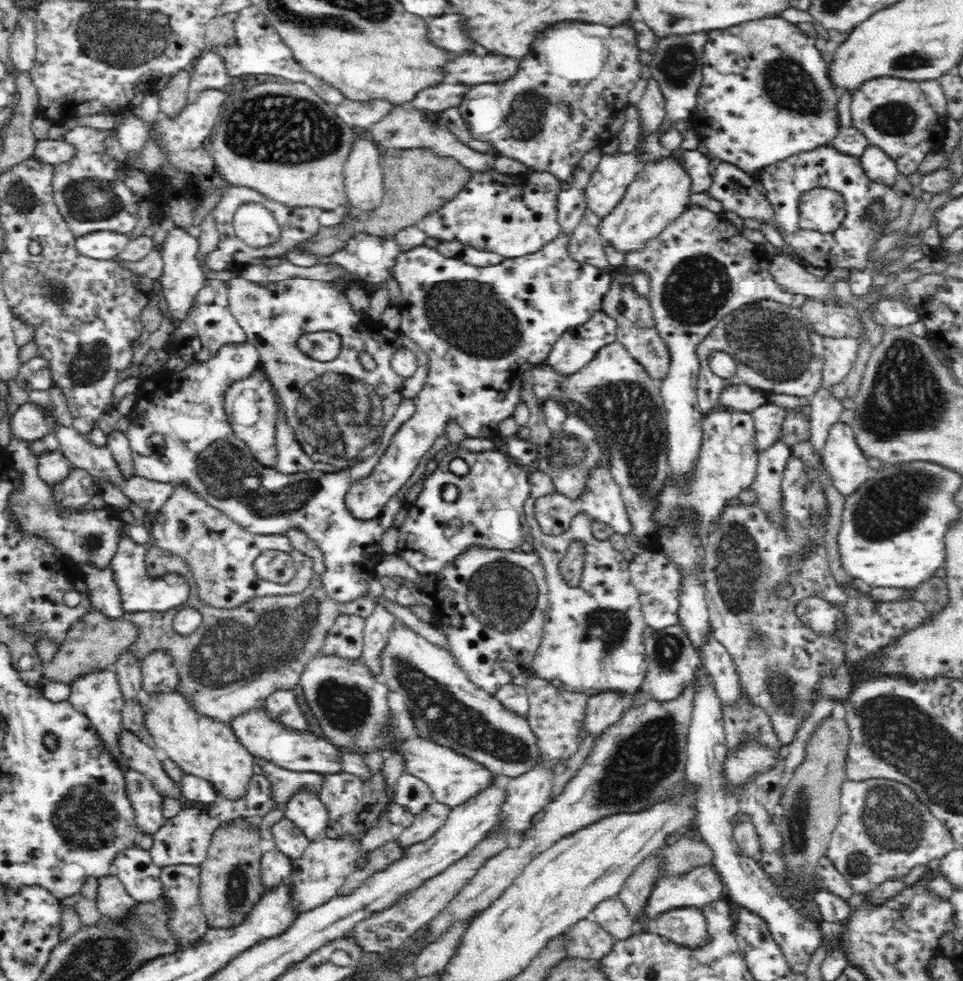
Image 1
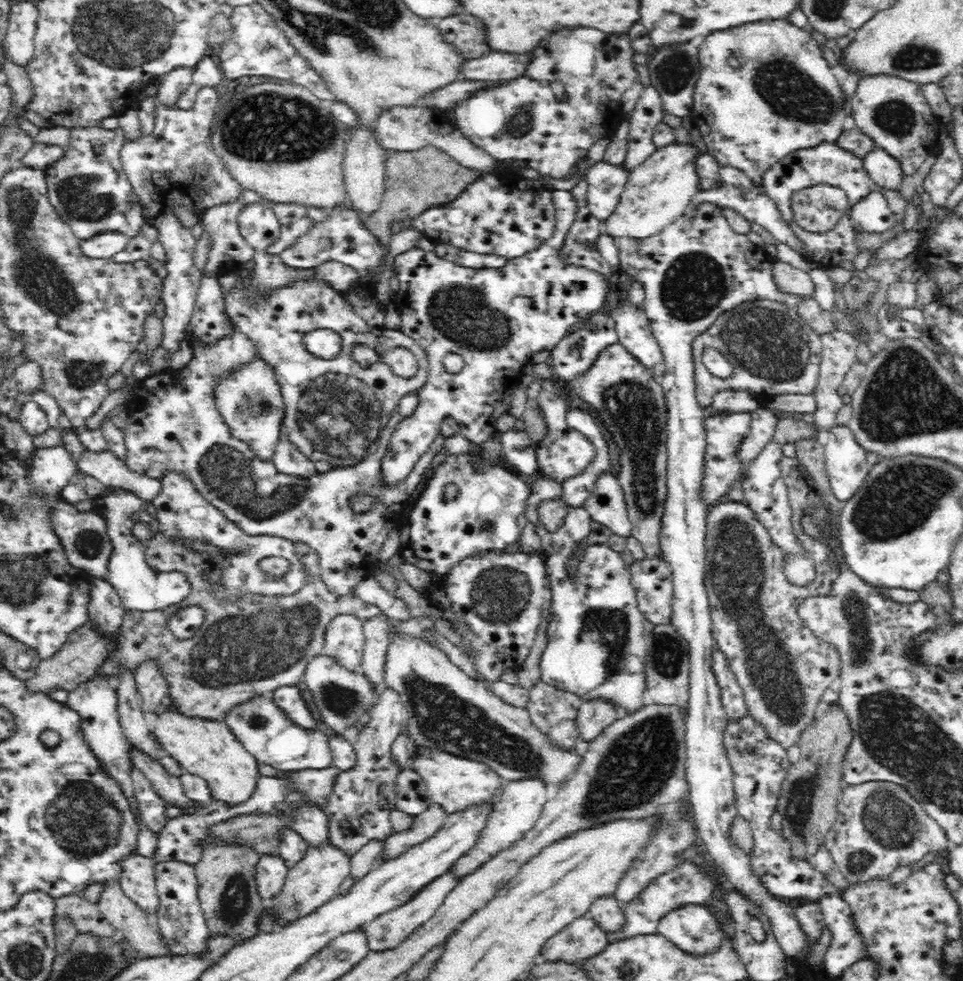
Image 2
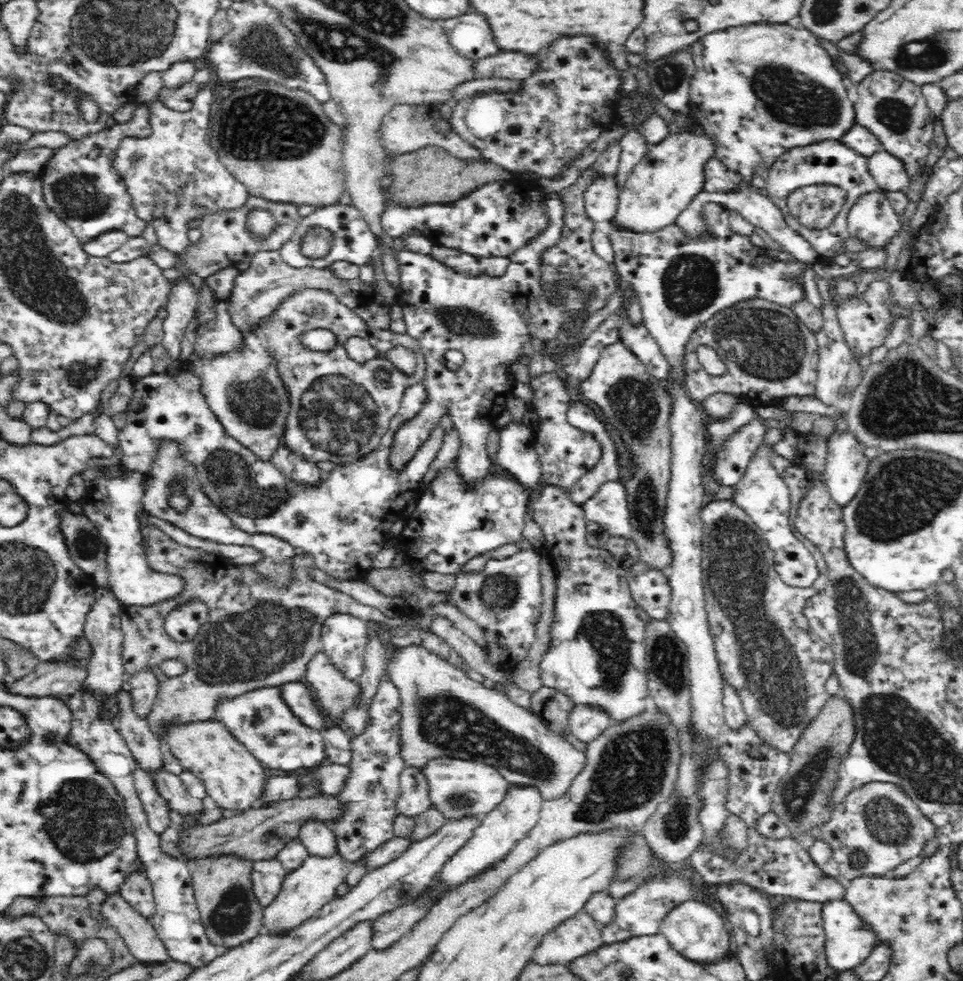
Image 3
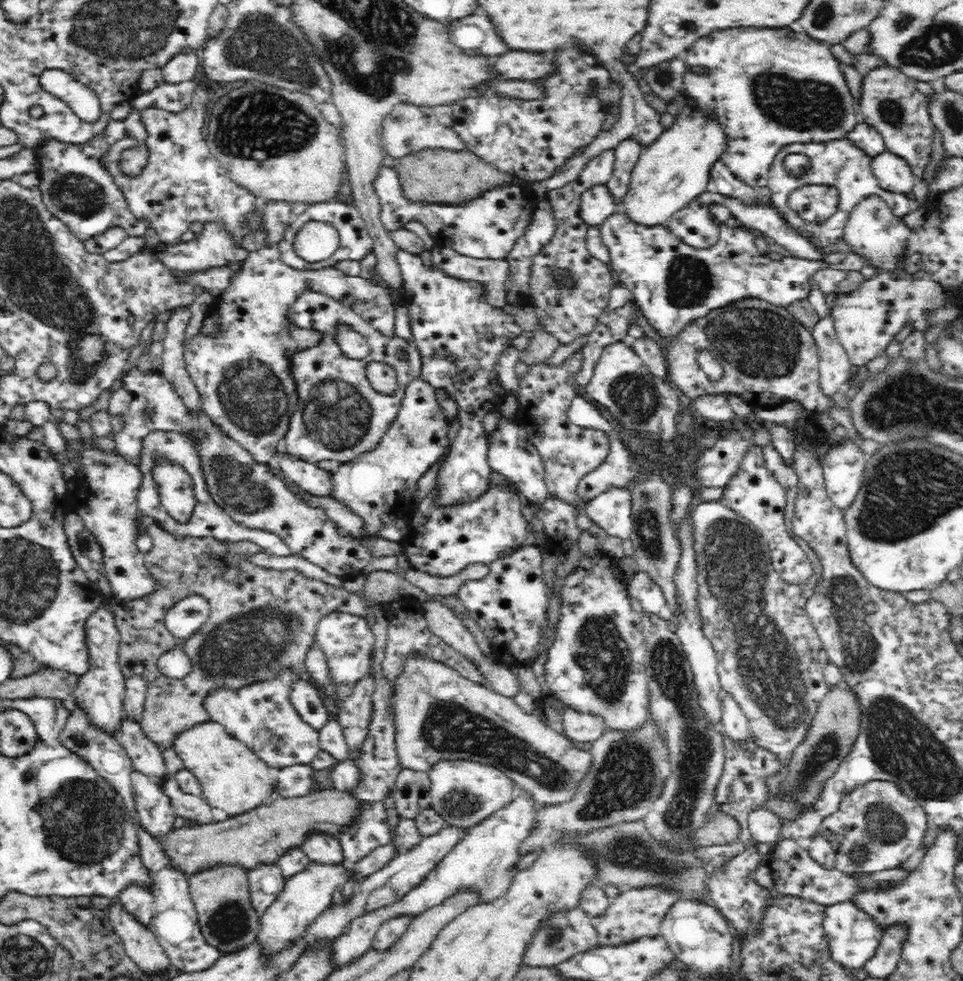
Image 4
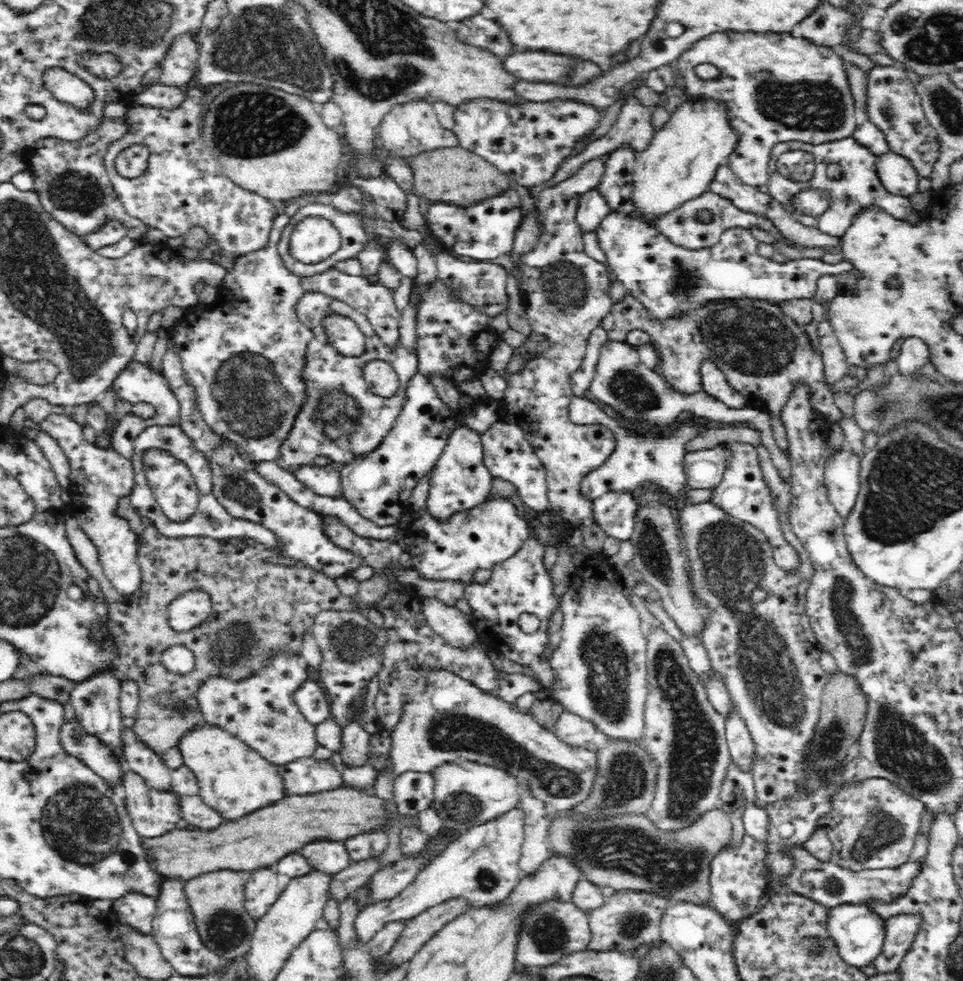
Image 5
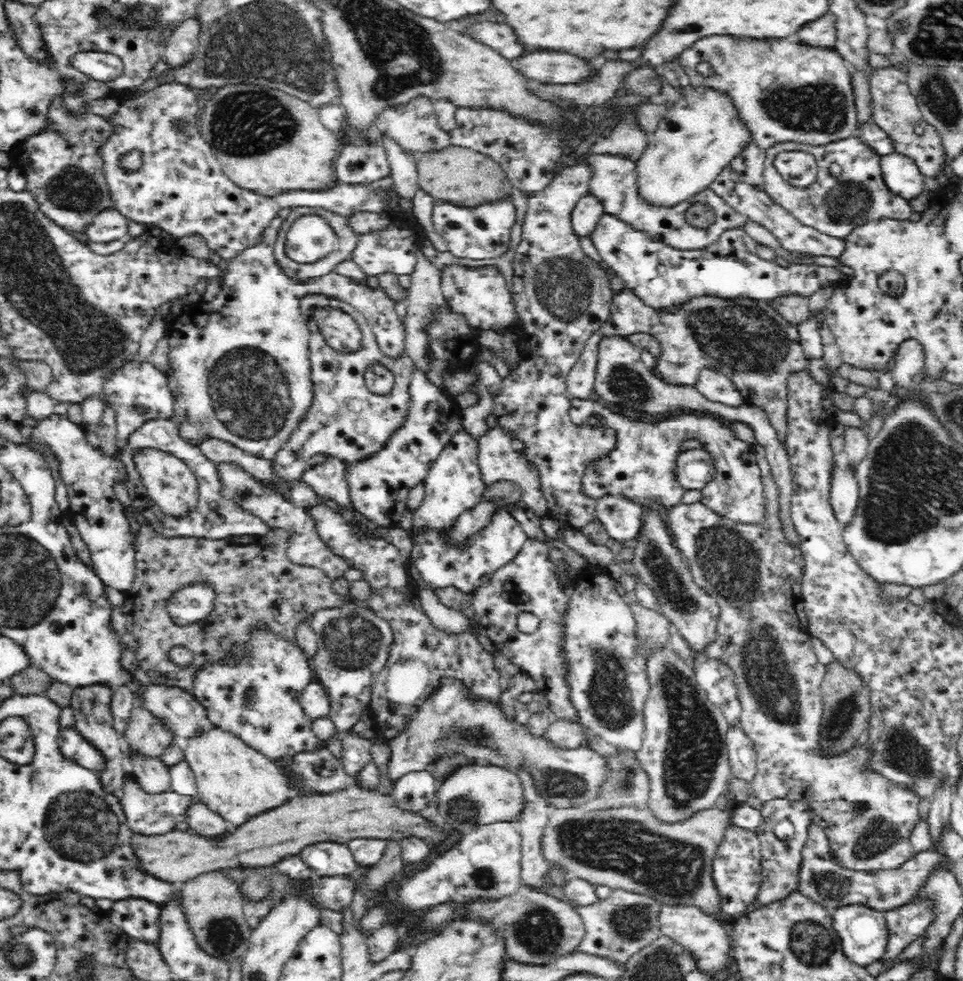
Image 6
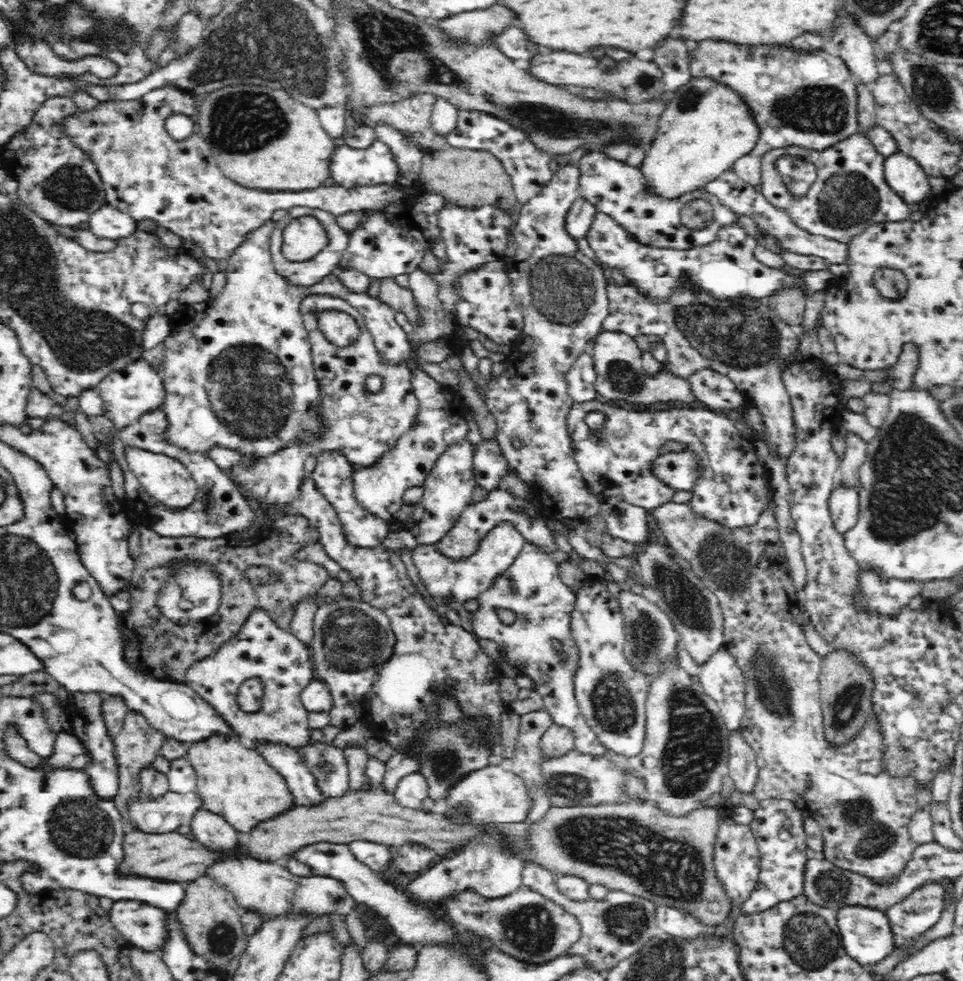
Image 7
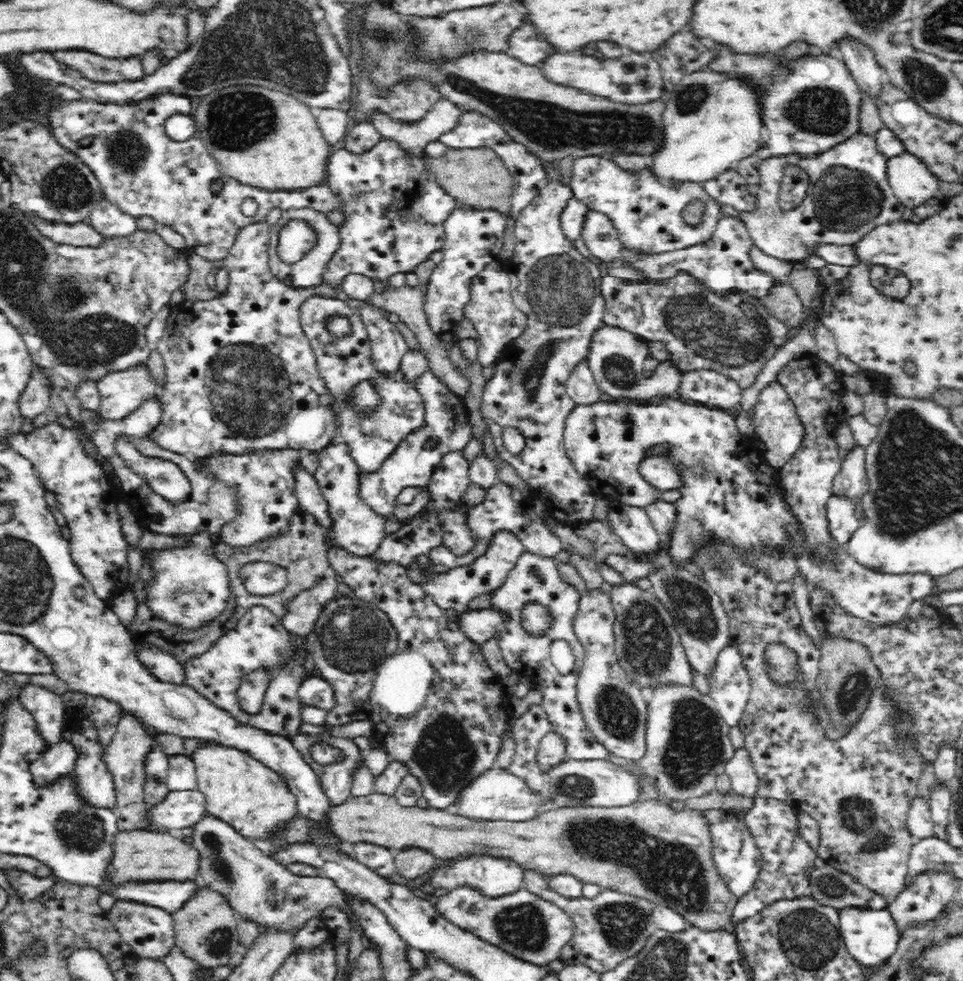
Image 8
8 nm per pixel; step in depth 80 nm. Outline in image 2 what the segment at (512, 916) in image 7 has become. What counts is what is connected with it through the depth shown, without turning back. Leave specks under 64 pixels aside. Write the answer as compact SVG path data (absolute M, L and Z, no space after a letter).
M582 916L556 937L550 938L540 960L546 963L580 963L598 957L610 944L609 934L590 916Z

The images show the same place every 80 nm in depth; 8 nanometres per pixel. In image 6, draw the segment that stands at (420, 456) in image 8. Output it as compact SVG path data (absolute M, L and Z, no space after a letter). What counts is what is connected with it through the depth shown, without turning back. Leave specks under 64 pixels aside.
M417 368L409 380L406 416L387 438L386 446L370 458L346 464L346 485L352 508L377 527L397 526L408 508L410 490L424 481L432 464L458 430L463 430L463 424L456 399L443 395L426 373Z

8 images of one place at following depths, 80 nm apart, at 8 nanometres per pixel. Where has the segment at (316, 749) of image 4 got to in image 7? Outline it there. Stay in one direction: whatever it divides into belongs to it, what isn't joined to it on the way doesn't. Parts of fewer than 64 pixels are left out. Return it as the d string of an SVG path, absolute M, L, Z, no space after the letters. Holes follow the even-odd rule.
M254 610L236 638L226 642L214 656L194 664L186 674L186 683L196 694L199 694L208 705L217 712L217 716L225 722L235 737L251 746L287 746L298 751L302 746L308 746L314 741L310 736L308 714L302 706L302 690L314 679L313 662L310 662L310 652L291 632L278 628L268 614ZM248 678L257 678L261 682L261 706L256 711L245 711L238 704L238 693Z

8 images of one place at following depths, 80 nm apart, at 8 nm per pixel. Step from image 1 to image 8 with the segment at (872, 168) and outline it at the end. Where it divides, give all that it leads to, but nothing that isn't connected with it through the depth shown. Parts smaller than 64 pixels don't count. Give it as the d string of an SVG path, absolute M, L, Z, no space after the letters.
M912 154L887 158L886 164L889 185L905 207L914 208L926 201L934 204L940 197L939 179Z

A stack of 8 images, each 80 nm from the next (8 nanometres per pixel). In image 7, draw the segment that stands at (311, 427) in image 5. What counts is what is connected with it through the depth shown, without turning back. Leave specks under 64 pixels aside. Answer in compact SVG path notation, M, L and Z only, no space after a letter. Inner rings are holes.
M315 294L303 297L300 310L306 330L308 331L308 341L310 341L310 350L315 372L315 381L318 383L319 390L319 400L317 406L315 406L314 415L309 418L312 418L314 421L316 419L319 419L319 424L321 424L319 428L321 428L321 431L318 434L298 434L299 437L292 439L292 442L290 442L288 446L282 447L281 450L274 452L270 457L257 459L254 466L244 466L243 464L242 466L233 466L232 468L230 468L230 470L227 471L228 475L234 482L241 482L241 484L245 486L247 490L253 492L254 497L256 497L256 501L258 501L259 504L265 504L265 508L270 508L270 506L278 506L278 504L281 504L281 506L289 506L289 508L295 507L296 502L298 501L298 496L300 496L301 494L302 484L304 483L305 478L308 477L307 473L305 472L305 461L307 459L310 459L311 457L320 456L320 454L322 453L340 453L342 454L342 457L346 457L346 461L348 461L348 463L352 464L354 467L370 466L370 464L374 464L374 462L376 462L376 460L378 460L378 458L380 458L380 456L382 456L384 452L390 450L391 446L394 446L398 435L401 435L413 423L413 418L415 412L417 411L417 400L415 400L413 389L411 388L411 370L410 367L408 367L407 360L399 363L386 363L386 361L384 361L384 357L380 356L380 352L378 352L378 349L374 344L372 333L368 330L368 327L366 325L366 319L362 316L362 314L360 314L360 311L356 307L353 307L348 301L342 300L338 297L325 294ZM319 310L338 310L352 315L354 319L356 319L356 322L358 323L358 328L360 329L360 336L358 336L358 340L356 340L356 342L354 342L352 346L346 346L346 348L336 348L336 346L332 346L332 344L330 344L330 342L326 340L326 336L324 336L322 330L318 328L317 318L315 314ZM376 373L382 375L382 377L386 379L386 384L384 384L384 388L382 388L382 391L380 393L371 393L367 389L365 378L369 374Z

